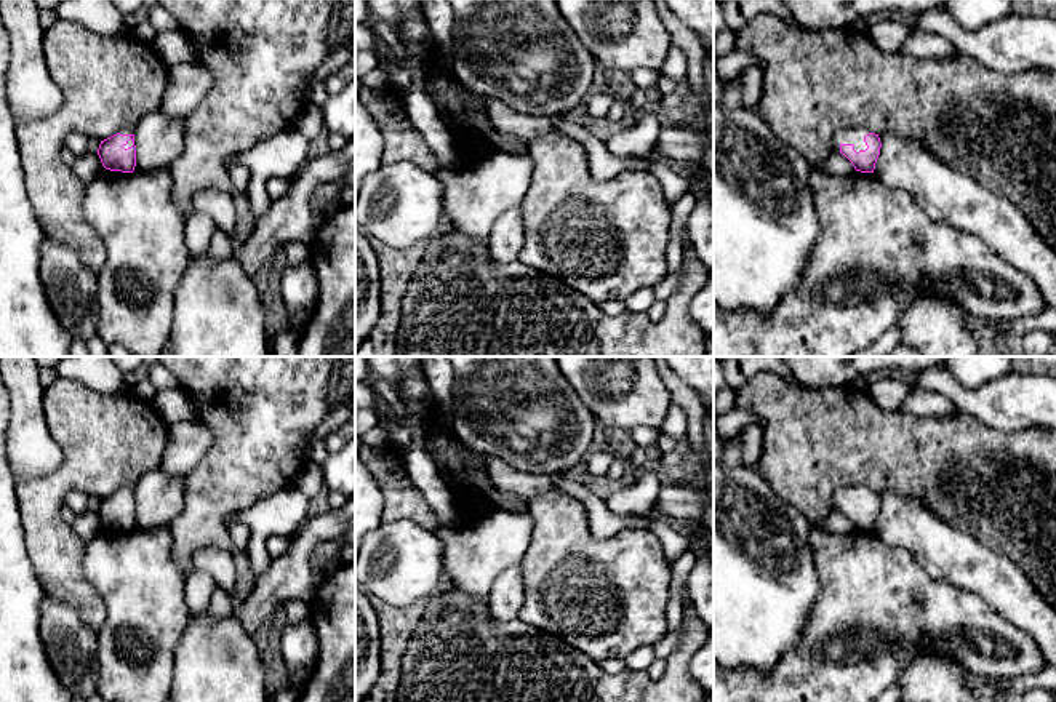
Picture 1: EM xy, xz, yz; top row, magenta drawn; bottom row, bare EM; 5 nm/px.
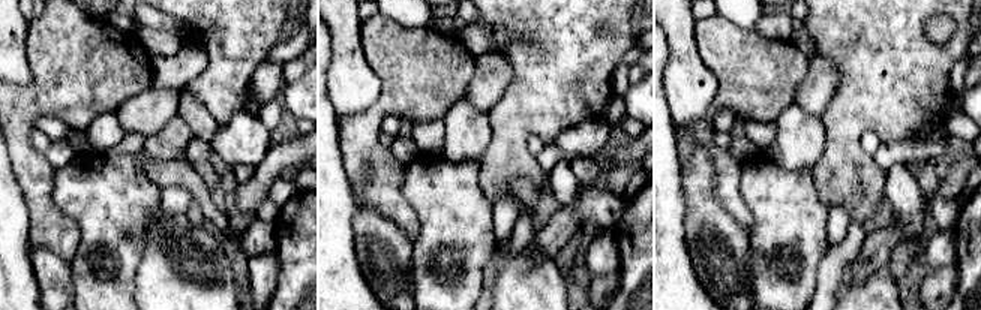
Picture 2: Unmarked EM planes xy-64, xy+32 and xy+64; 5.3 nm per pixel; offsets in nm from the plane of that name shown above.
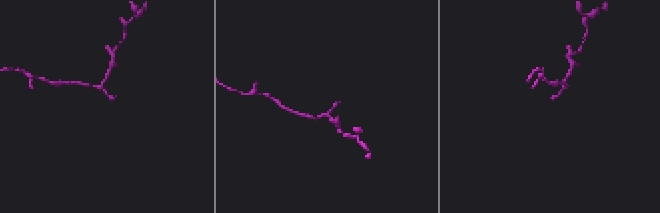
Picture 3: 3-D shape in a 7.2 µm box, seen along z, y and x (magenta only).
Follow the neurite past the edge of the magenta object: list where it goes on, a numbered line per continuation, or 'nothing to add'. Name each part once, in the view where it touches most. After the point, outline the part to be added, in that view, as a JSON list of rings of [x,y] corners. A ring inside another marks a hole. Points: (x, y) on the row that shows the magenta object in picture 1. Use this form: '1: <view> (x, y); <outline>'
1: yz (855, 136); [[[843,128],[834,134],[834,144],[853,144],[854,150],[866,150],[864,136],[870,131],[867,128]]]

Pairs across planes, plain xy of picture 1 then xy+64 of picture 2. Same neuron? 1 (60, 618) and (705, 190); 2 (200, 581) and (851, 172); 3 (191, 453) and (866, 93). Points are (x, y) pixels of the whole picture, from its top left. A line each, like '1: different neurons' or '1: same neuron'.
1: same neuron
2: different neurons
3: different neurons

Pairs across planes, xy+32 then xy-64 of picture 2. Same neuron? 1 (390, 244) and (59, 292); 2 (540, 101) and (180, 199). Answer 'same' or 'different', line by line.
1: same
2: different

